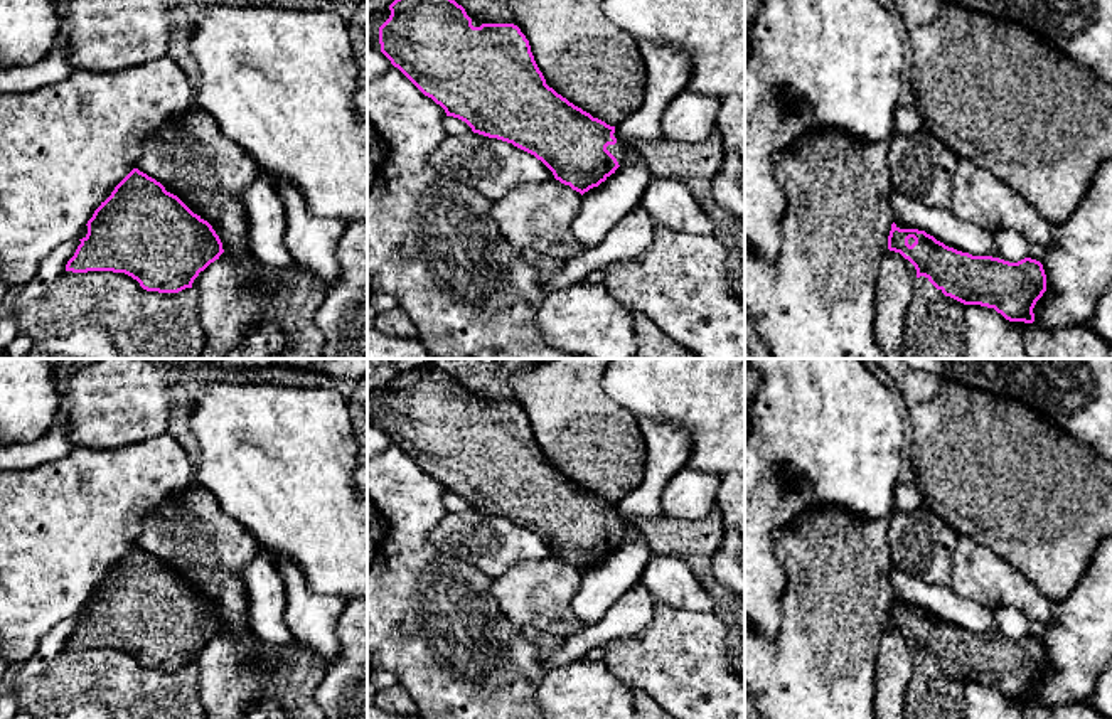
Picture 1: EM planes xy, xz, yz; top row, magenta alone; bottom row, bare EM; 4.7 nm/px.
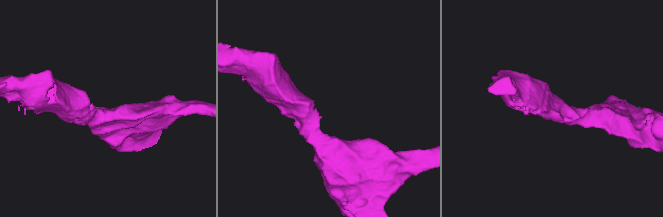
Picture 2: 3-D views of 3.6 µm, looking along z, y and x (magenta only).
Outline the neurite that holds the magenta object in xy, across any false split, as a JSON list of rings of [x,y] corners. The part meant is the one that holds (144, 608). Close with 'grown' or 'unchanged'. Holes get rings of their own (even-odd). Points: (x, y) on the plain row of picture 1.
[[[133,546],[101,579],[88,598],[88,611],[79,616],[66,648],[113,648],[136,657],[147,668],[179,670],[224,630],[212,603],[194,591],[177,573],[147,551]]] | unchanged

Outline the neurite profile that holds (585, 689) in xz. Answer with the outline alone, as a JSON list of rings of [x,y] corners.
[[[580,658],[544,674],[536,700],[544,719],[637,719],[634,692],[603,662]]]

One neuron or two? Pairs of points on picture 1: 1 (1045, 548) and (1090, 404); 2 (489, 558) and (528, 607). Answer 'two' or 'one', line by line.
1: two
2: two

